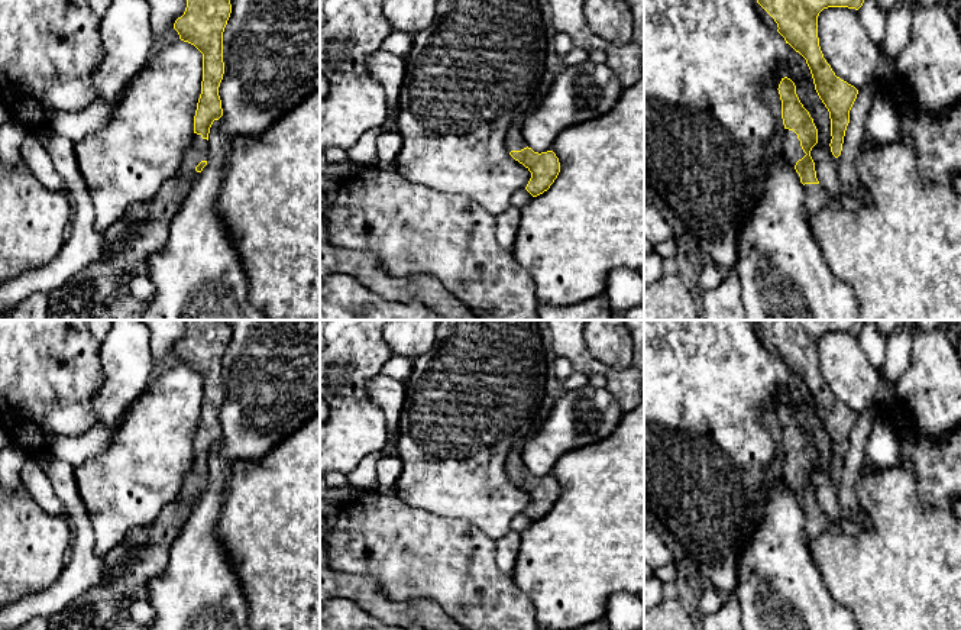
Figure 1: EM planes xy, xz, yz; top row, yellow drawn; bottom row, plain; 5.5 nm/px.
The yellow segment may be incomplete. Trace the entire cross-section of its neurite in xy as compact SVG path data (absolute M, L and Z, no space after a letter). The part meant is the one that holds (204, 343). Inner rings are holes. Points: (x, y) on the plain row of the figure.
M187 320L187 332L174 348L179 364L194 369L203 378L201 419L194 440L194 463L185 476L179 495L169 503L151 524L133 527L123 540L104 558L106 584L90 588L77 597L68 607L49 618L49 630L107 630L109 624L124 614L132 601L126 594L145 588L149 579L161 576L168 565L171 545L181 534L197 500L207 490L208 458L214 445L223 440L219 411L224 398L223 356L232 337L227 320Z

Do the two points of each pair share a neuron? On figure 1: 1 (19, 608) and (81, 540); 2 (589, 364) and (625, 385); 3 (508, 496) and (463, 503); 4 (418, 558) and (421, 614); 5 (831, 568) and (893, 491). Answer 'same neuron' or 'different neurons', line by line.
1: same neuron
2: same neuron
3: same neuron
4: different neurons
5: same neuron

